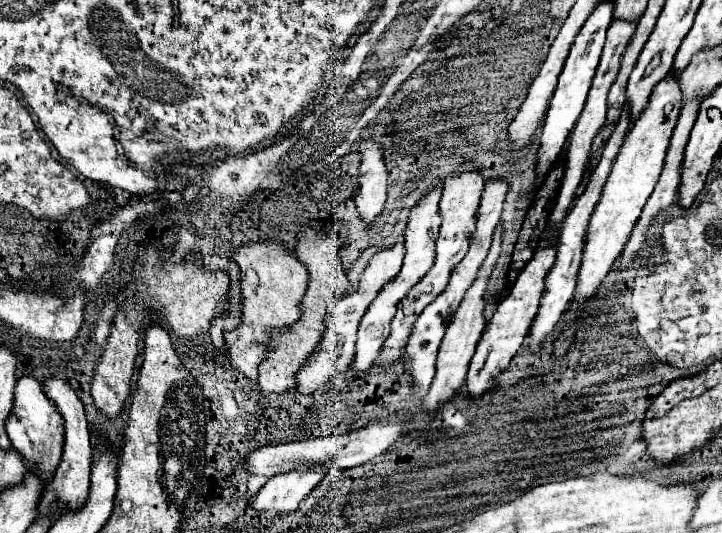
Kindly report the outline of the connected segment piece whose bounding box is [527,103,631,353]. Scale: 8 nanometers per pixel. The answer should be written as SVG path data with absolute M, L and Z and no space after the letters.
M629 103L625 105L621 117L619 117L619 123L613 131L613 135L609 137L609 141L605 143L605 149L601 153L601 159L599 163L595 165L593 173L591 173L591 179L589 179L589 185L585 189L585 193L581 197L577 197L573 201L573 207L569 209L569 213L565 215L563 219L563 225L561 225L561 235L559 235L559 247L557 247L557 259L555 259L555 265L551 267L551 273L547 275L547 281L545 281L545 293L543 293L543 301L541 301L541 307L539 307L539 313L529 329L529 335L527 335L527 349L531 353L537 353L539 347L541 347L541 341L545 335L549 335L553 331L553 327L557 325L559 317L563 315L567 303L571 301L573 297L573 291L575 291L575 285L577 285L577 273L579 273L579 265L581 265L581 259L583 259L583 245L585 245L585 237L587 237L587 227L589 227L589 219L591 219L591 213L595 211L595 205L599 203L599 197L601 197L601 191L603 191L603 185L607 181L607 175L611 173L611 165L623 145L623 139L627 135L627 129L631 125L631 119L629 119Z

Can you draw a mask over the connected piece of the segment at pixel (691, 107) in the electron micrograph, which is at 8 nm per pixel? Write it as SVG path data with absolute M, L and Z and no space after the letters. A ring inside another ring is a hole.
M703 95L693 97L693 99L691 99L691 101L687 101L687 103L685 103L685 107L683 107L683 113L681 113L681 117L679 117L679 121L677 121L675 133L673 133L673 137L671 137L671 145L669 145L669 151L667 151L667 159L665 159L665 165L663 165L661 177L659 177L659 181L657 181L657 185L655 185L655 191L651 193L651 197L647 199L647 203L645 203L645 207L643 207L643 213L641 213L639 221L637 221L637 225L635 225L635 229L633 229L631 237L629 237L629 243L625 245L625 251L623 251L623 257L621 257L621 259L623 259L623 269L621 269L621 271L625 271L625 269L629 267L629 263L633 261L633 257L635 257L635 255L641 255L641 261L651 261L651 257L653 257L653 255L651 255L651 251L641 249L641 245L645 243L647 229L649 229L651 221L655 219L657 211L667 209L667 207L673 203L675 193L677 193L677 189L679 189L679 185L681 185L681 167L683 167L685 145L687 145L687 141L689 141L689 133L691 133L691 129L693 129L695 121L697 121L697 113L699 113L699 103L701 103L701 97L703 97Z

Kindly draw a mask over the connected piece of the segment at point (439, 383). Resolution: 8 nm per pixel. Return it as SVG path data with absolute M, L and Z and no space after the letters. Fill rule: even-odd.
M499 223L495 227L495 233L493 233L493 243L491 243L491 249L473 281L473 285L469 287L469 291L463 295L463 301L459 305L459 309L455 311L455 315L451 317L449 325L447 325L447 333L441 341L441 347L439 347L439 355L437 355L437 373L435 373L435 379L431 383L431 389L425 397L425 407L423 411L427 413L433 413L437 409L437 405L441 405L443 399L451 397L451 393L457 393L461 389L461 385L465 383L465 377L467 377L467 369L469 369L469 363L471 363L471 357L475 353L475 345L487 325L485 321L485 293L487 293L487 283L491 279L491 273L497 265L497 259L501 255L501 239L503 239L503 225Z

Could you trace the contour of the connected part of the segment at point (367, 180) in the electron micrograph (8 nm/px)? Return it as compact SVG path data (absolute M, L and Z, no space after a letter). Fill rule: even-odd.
M371 137L359 143L361 167L359 167L359 189L355 203L361 219L373 223L381 215L387 199L387 167L383 161L383 147Z

